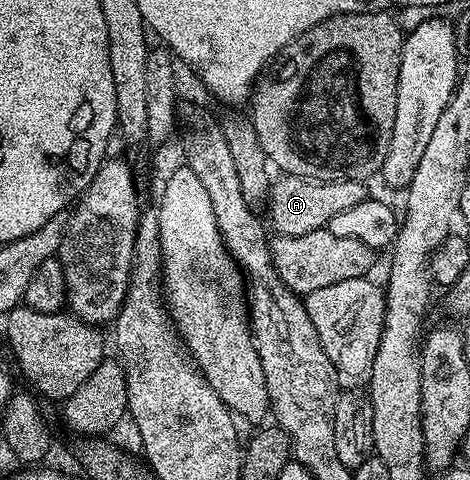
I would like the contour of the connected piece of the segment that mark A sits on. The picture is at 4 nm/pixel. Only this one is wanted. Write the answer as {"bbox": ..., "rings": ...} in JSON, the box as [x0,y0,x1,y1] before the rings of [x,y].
{"bbox":[269,174,367,236],"rings":[[[282,174],[269,187],[269,223],[272,228],[274,223],[273,231],[280,236],[312,234],[312,230],[327,227],[340,210],[348,210],[367,198],[366,185],[360,180],[310,180],[307,176]]]}

